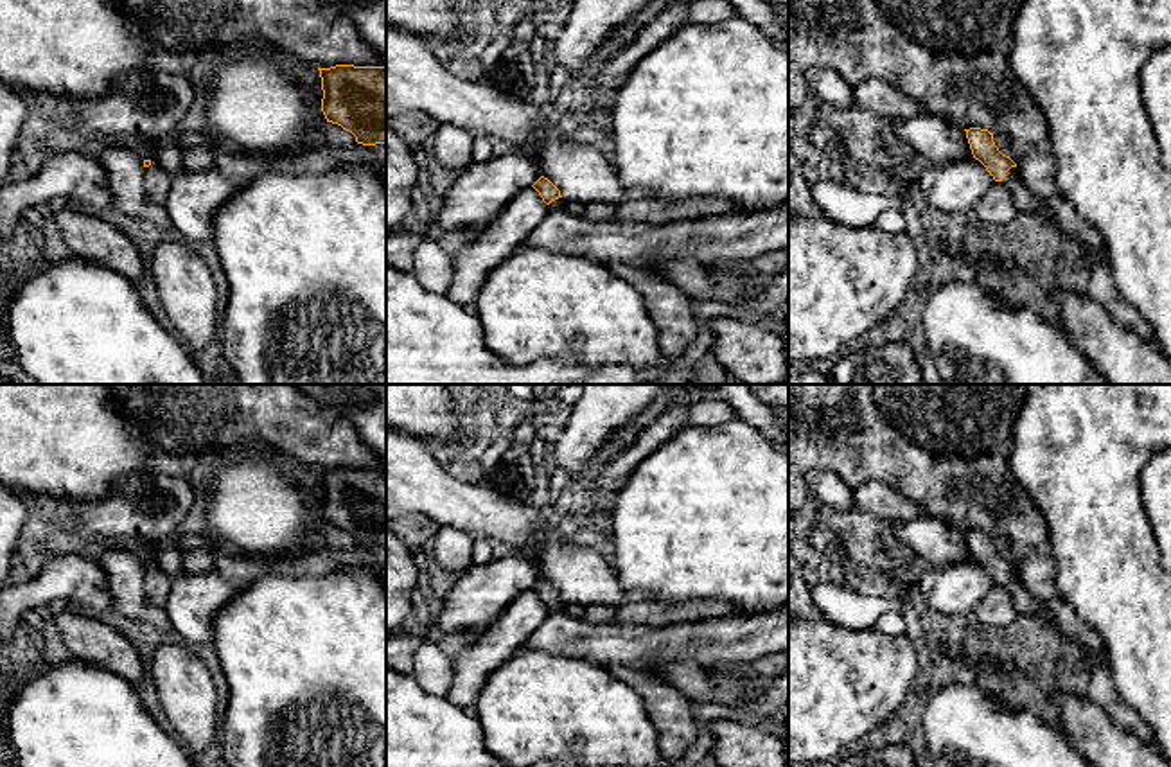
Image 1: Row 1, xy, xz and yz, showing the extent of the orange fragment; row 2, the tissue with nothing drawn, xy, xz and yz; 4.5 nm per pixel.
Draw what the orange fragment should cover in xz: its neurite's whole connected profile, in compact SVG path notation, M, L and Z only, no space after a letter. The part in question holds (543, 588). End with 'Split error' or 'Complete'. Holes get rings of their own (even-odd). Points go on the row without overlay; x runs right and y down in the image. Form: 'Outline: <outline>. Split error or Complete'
Outline: M541 578L532 589L539 595L550 614L564 614L566 604L548 580Z. Split error

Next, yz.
Outline: M981 530L964 532L975 562L979 562L995 584L1002 584L1013 596L1013 604L1020 616L1042 616L1045 605L1031 598L1018 580L1017 566L1002 557L993 544L993 535Z. Split error

